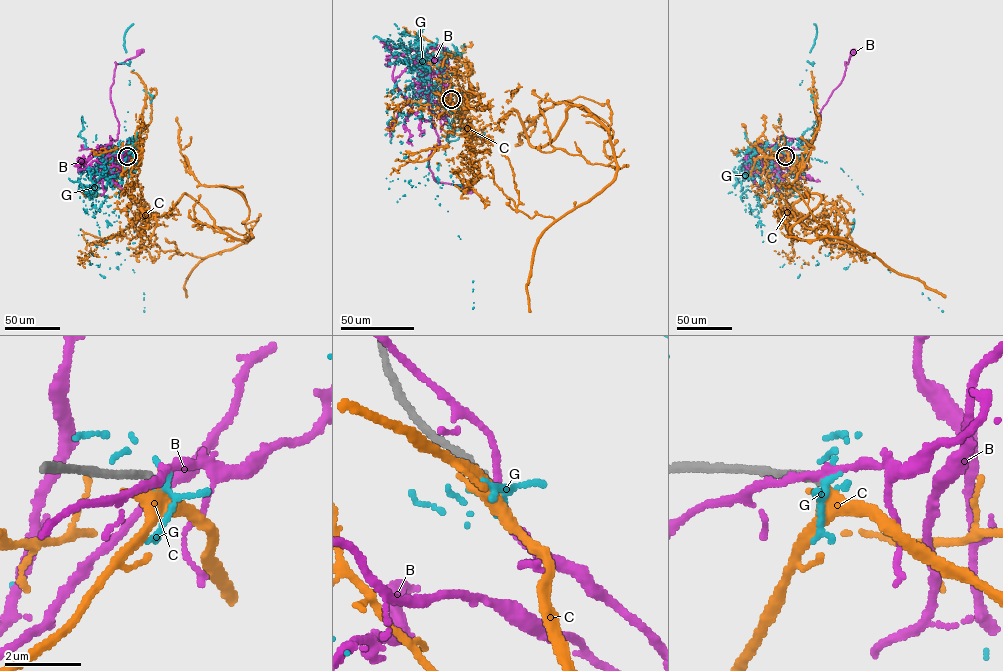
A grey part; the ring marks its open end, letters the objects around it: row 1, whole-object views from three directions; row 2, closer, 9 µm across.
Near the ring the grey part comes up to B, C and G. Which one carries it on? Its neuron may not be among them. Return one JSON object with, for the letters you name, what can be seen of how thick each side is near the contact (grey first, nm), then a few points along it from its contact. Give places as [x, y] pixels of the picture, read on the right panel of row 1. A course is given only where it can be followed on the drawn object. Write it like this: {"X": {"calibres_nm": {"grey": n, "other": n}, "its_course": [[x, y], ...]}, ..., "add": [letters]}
{"C": {"calibres_nm": {"grey": 200, "other": 400}, "its_course": [[785, 156], [799, 164], [787, 215], [821, 198], [790, 232], [876, 257], [820, 253]]}, "add": ["C"]}

